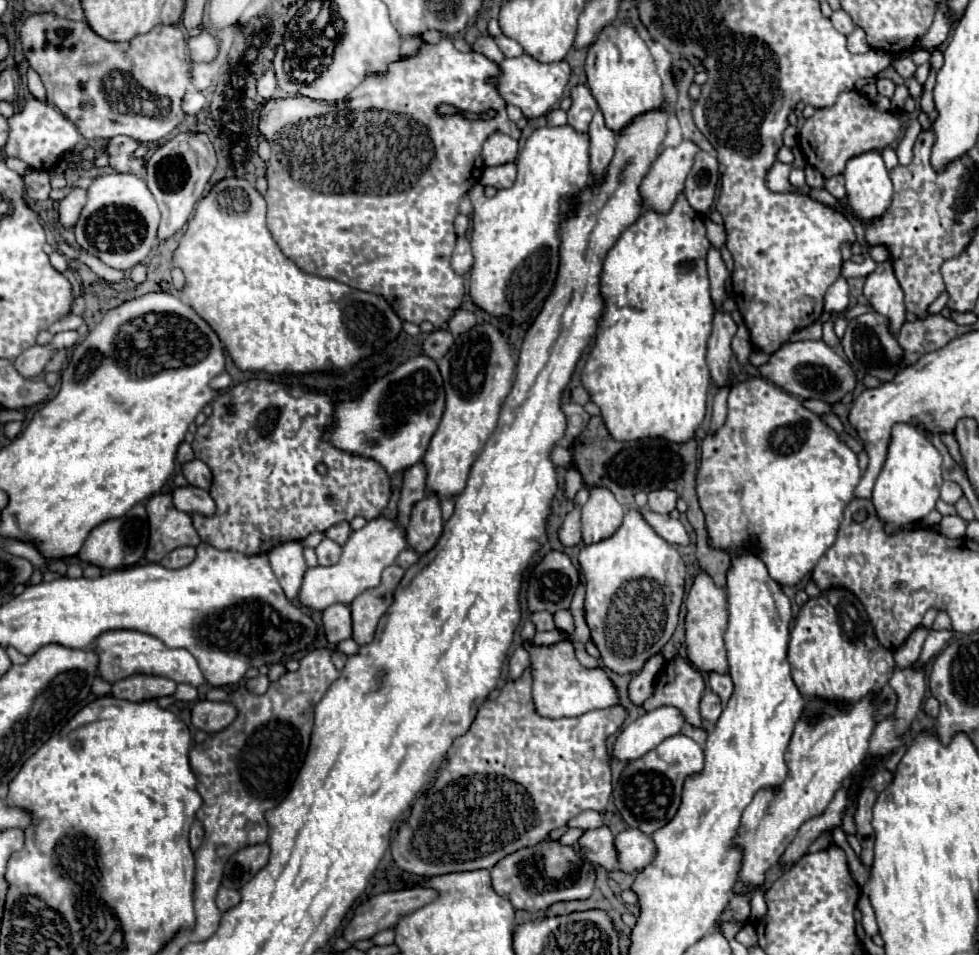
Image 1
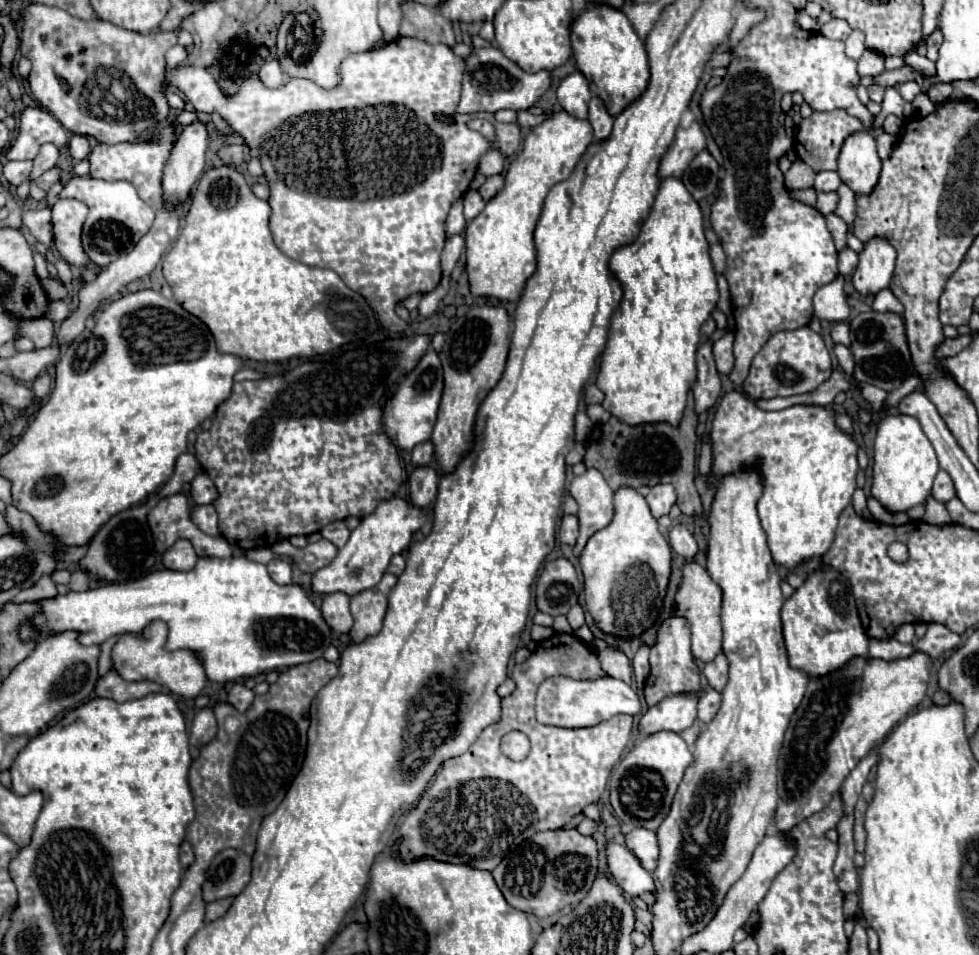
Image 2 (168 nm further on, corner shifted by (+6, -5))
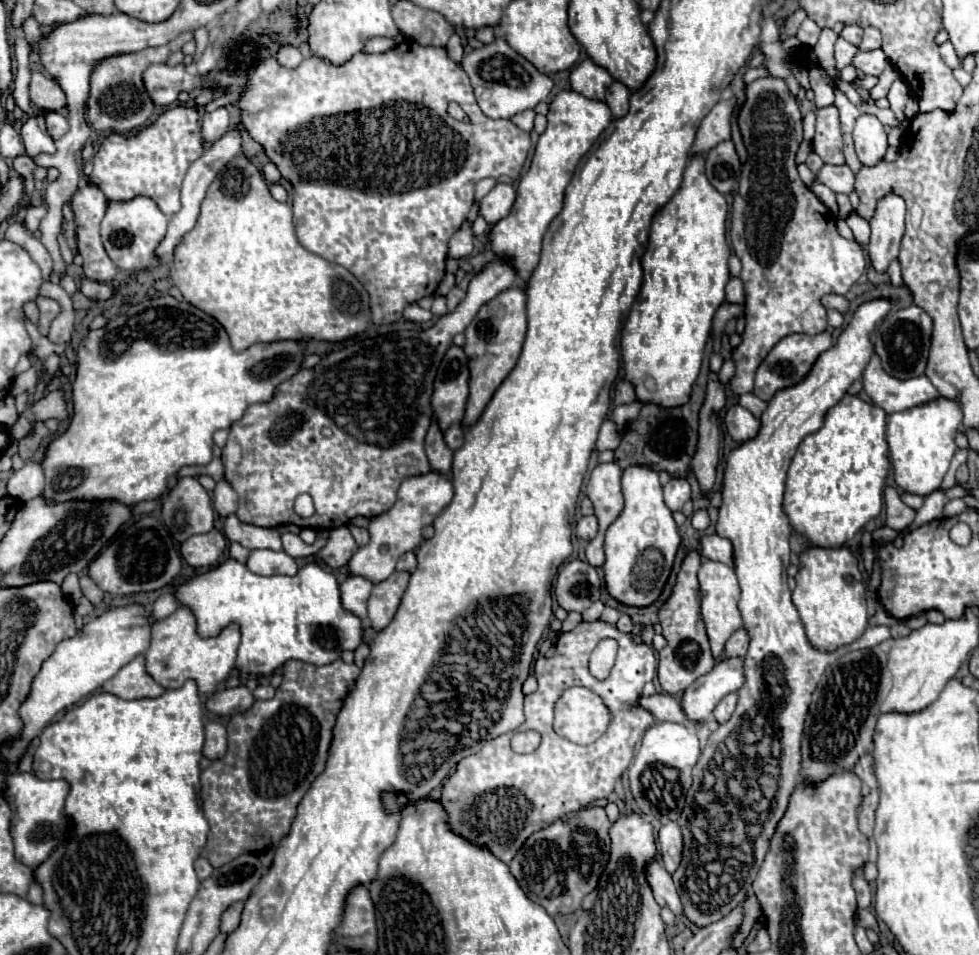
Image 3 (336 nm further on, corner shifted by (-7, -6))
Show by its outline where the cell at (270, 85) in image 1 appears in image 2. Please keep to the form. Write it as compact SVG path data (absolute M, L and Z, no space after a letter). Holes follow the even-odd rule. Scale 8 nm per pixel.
M276 59L264 63L262 69L260 69L260 73L258 73L258 77L260 77L260 81L264 81L264 85L268 85L268 89L280 87L282 79L284 79L282 77L282 69L280 69L280 65L278 65Z

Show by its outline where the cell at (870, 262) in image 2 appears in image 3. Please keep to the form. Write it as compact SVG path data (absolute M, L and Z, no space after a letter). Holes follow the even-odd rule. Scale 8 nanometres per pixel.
M887 194L877 202L871 218L871 242L867 246L869 258L877 272L885 272L889 262L899 256L899 244L905 232L905 202L897 194Z

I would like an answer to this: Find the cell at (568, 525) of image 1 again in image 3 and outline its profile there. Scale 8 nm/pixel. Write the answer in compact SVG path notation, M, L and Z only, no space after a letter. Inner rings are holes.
M595 514L583 516L577 522L577 536L583 538L583 540L593 540L595 534L597 534L597 528L599 528L599 522L597 522L597 516Z

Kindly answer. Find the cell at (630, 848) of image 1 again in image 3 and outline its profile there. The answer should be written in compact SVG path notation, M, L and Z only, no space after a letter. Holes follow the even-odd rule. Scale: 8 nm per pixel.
M665 822L659 830L659 844L661 844L661 858L663 866L669 874L673 874L681 862L681 850L683 850L683 838L681 828L675 822Z

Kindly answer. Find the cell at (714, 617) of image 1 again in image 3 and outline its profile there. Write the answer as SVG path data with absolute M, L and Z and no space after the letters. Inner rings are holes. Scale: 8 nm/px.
M703 560L701 568L699 568L699 584L701 584L701 608L703 608L703 620L707 626L707 634L711 638L711 646L715 656L719 656L719 652L725 646L725 640L729 634L733 634L733 630L743 626L741 620L741 612L737 608L737 600L739 600L739 582L735 576L735 570L723 562L713 562L713 560Z

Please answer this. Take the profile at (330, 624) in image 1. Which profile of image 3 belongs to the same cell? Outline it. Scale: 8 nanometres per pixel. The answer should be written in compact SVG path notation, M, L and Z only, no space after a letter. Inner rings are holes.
M347 576L347 580L341 584L341 600L343 600L343 606L357 614L359 618L365 618L367 616L367 598L373 590L373 582L363 578L363 576Z

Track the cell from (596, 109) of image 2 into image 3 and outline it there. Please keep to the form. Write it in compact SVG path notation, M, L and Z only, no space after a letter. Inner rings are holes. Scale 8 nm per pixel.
M615 80L615 82L609 86L609 94L607 94L605 102L607 102L609 108L611 108L613 118L625 116L625 110L629 110L629 96L631 96L631 92L629 92L629 88L627 88L623 82L617 82L617 80Z

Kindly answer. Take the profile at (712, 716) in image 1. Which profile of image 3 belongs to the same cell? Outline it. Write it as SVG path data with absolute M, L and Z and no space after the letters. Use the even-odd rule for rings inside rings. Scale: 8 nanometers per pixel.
M727 694L713 710L713 716L719 724L727 722L731 718L731 714L735 712L735 706L737 706L737 694Z

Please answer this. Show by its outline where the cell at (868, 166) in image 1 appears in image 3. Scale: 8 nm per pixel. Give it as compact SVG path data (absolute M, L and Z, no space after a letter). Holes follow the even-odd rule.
M861 114L855 122L853 140L861 164L873 166L879 160L883 160L887 152L887 132L877 116Z

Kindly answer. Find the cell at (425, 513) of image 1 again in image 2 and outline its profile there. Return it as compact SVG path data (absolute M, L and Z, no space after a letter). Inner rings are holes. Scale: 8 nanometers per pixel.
M420 467L410 473L410 503L418 509L430 511L438 493L438 471L432 467Z

